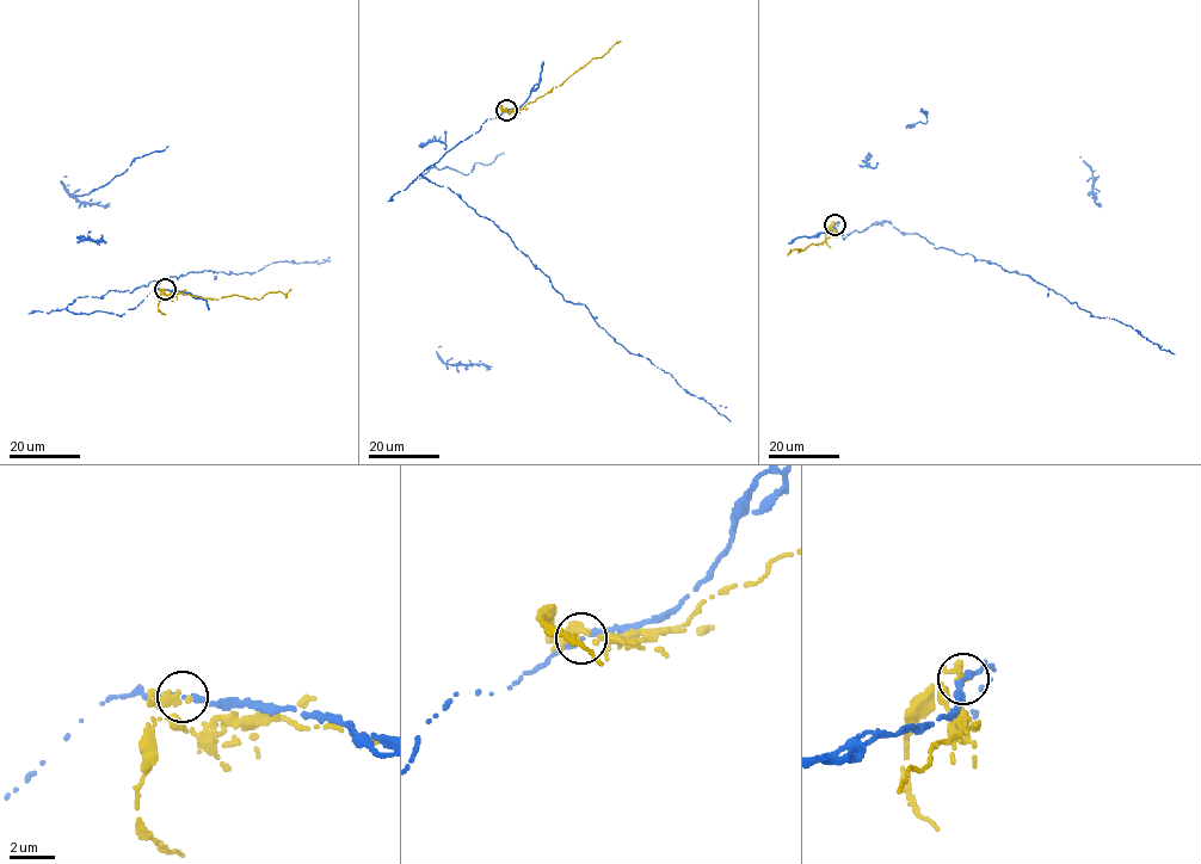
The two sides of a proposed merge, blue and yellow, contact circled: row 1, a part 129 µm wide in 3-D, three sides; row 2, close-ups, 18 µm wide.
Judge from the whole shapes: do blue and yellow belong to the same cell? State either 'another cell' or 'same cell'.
another cell

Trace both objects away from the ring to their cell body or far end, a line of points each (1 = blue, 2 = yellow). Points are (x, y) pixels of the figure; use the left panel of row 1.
1: (165, 289), (119, 315), (67, 307), (189, 272), (236, 275), (279, 261), (330, 260)
2: (165, 289), (160, 291), (166, 295), (217, 300), (233, 295), (259, 300), (290, 289)

